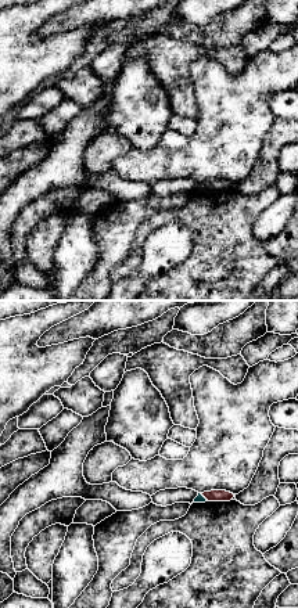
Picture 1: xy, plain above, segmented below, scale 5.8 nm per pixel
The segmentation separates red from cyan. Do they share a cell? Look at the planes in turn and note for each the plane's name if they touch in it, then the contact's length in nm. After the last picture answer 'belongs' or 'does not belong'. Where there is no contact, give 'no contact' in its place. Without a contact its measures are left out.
contact in xy; length 60 nm

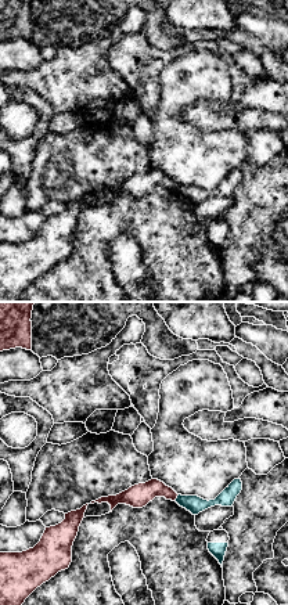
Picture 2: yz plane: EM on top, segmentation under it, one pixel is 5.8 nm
contact in yz; length 50 nm

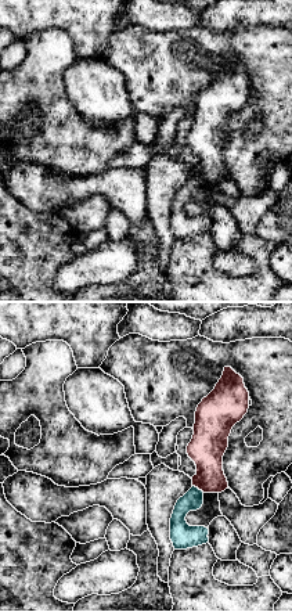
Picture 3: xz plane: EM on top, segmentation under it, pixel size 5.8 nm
contact in xz; length 80 nm

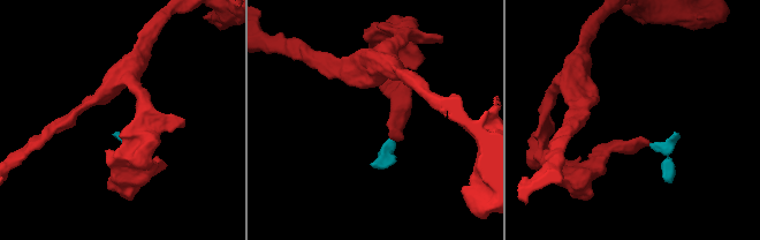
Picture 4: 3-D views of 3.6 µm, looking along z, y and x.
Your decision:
does not belong

